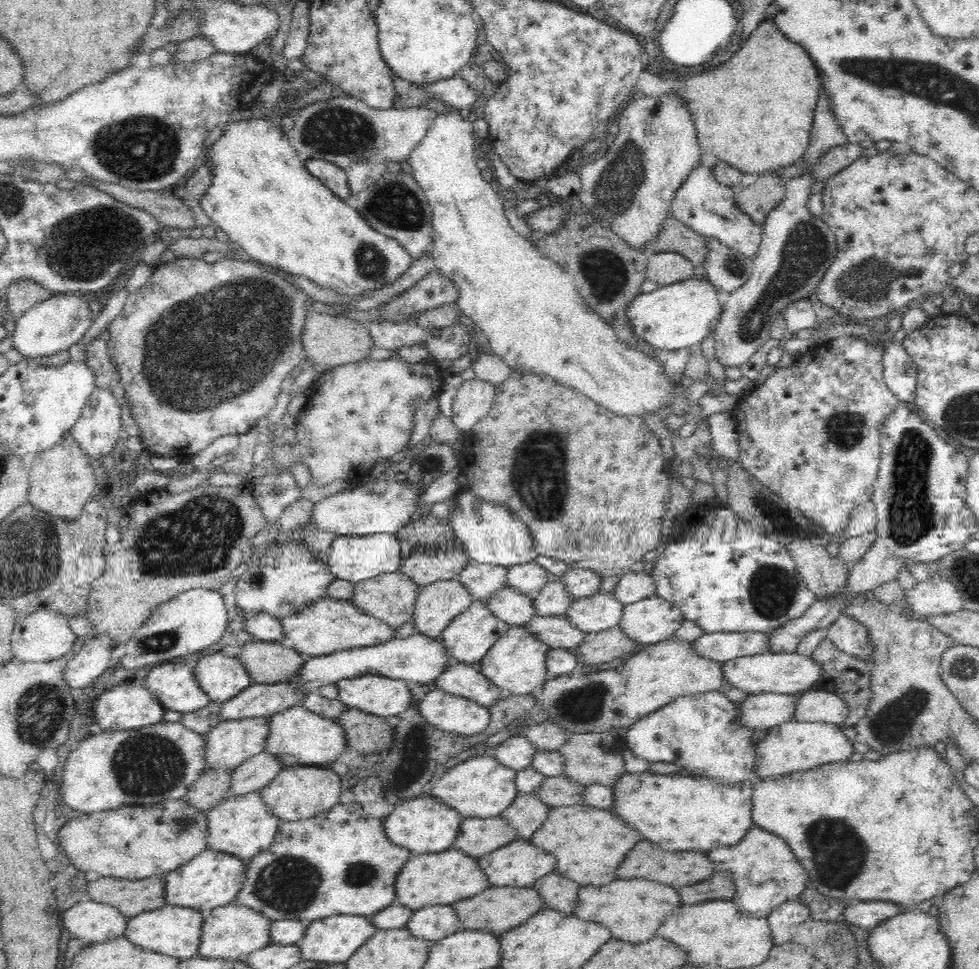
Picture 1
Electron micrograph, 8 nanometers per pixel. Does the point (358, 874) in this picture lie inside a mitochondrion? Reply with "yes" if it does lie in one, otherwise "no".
yes

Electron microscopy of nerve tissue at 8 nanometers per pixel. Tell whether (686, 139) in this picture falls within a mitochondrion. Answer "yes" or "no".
no

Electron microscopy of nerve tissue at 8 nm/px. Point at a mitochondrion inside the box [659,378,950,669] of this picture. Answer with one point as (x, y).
(911, 516)

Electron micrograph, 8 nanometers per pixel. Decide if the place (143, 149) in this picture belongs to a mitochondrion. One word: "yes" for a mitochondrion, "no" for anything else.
yes

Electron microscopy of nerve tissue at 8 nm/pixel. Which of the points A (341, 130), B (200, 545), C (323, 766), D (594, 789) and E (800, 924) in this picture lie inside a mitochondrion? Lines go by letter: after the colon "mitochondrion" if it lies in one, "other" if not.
A: mitochondrion
B: mitochondrion
C: other
D: other
E: other

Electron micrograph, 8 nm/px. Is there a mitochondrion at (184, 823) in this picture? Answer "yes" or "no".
yes

